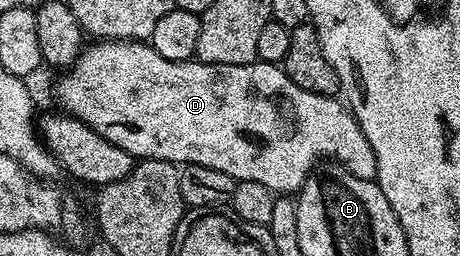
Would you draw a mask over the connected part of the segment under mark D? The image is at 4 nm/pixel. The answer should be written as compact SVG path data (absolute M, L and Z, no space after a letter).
M99 40L91 45L84 49L83 53L79 55L79 59L75 61L74 66L64 73L67 75L59 82L59 94L63 97L62 109L72 118L89 124L89 128L93 128L93 132L105 136L105 140L117 144L117 148L125 148L125 152L129 152L137 160L152 158L153 160L165 160L176 164L189 166L201 164L205 168L217 168L217 172L225 172L238 181L265 184L265 188L269 188L277 196L298 195L299 191L303 189L309 168L314 167L320 160L334 159L338 165L345 167L351 174L359 175L360 178L374 179L375 177L377 156L367 148L365 132L361 132L359 121L351 115L346 105L338 97L309 92L305 88L293 84L293 80L289 80L287 71L283 69L282 65L258 60L249 64L209 64L198 60L174 62L173 60L165 60L165 56L161 56L161 52L157 52L146 41Z

